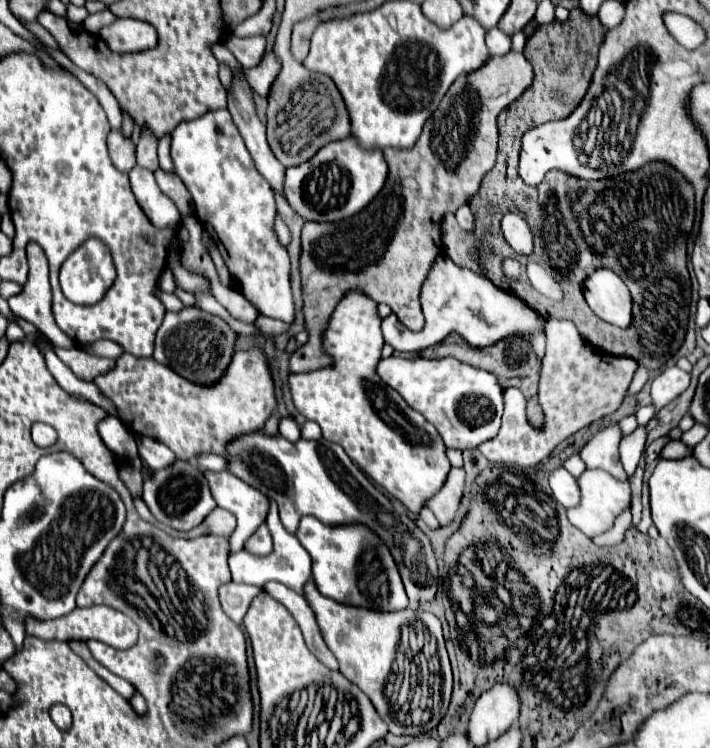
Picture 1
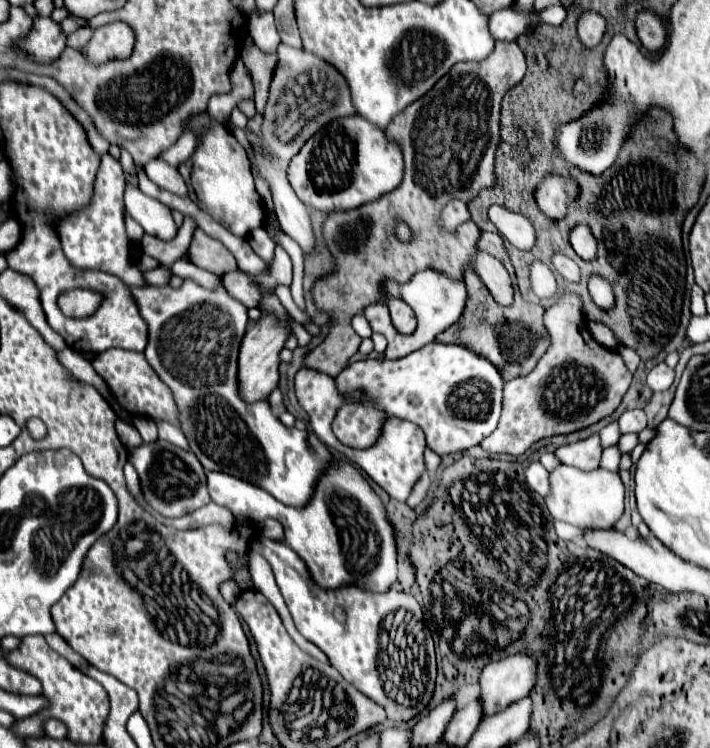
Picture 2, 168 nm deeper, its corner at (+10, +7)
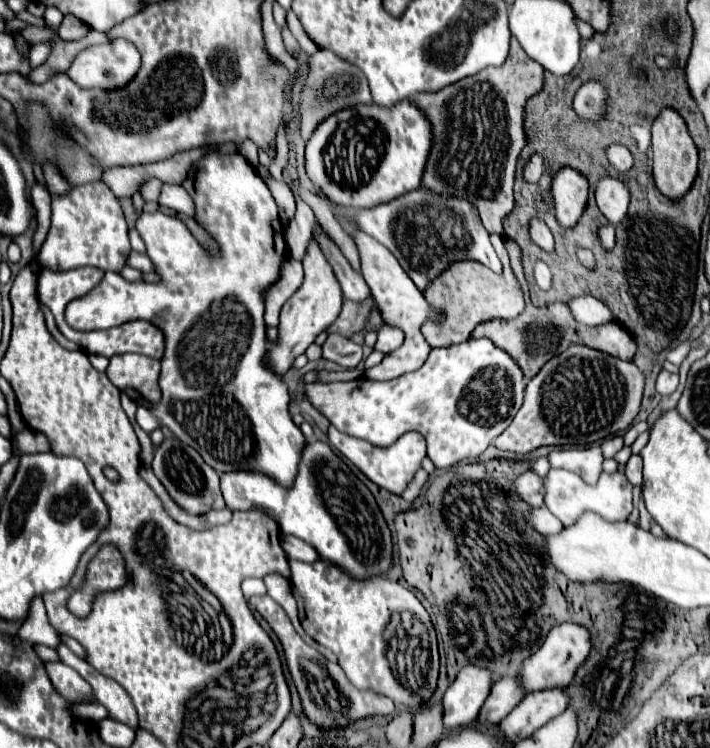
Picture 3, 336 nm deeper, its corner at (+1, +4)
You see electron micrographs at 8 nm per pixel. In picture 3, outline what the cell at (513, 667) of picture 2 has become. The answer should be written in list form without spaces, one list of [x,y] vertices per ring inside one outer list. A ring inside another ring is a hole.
[[[561,623],[549,631],[539,651],[533,653],[529,659],[525,659],[519,671],[519,681],[527,693],[541,691],[541,687],[569,687],[577,669],[589,657],[589,651],[591,651],[591,633],[587,631],[587,627],[575,623]]]

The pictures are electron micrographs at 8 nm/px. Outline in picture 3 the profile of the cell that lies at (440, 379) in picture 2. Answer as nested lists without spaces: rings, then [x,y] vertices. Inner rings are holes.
[[[481,337],[467,339],[459,345],[431,349],[421,369],[405,373],[393,381],[371,381],[367,377],[359,377],[347,383],[307,383],[303,387],[303,395],[341,433],[365,439],[377,447],[393,445],[407,431],[421,433],[427,441],[427,457],[437,469],[445,469],[463,459],[479,457],[489,443],[511,425],[523,405],[525,385],[527,379],[515,359],[501,351],[491,339]]]

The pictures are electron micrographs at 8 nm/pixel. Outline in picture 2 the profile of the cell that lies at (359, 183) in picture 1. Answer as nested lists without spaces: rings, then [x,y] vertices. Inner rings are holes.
[[[354,114],[344,120],[334,120],[304,144],[288,166],[288,182],[308,208],[330,214],[358,208],[390,192],[400,184],[402,168],[400,148],[392,146],[380,128]]]

